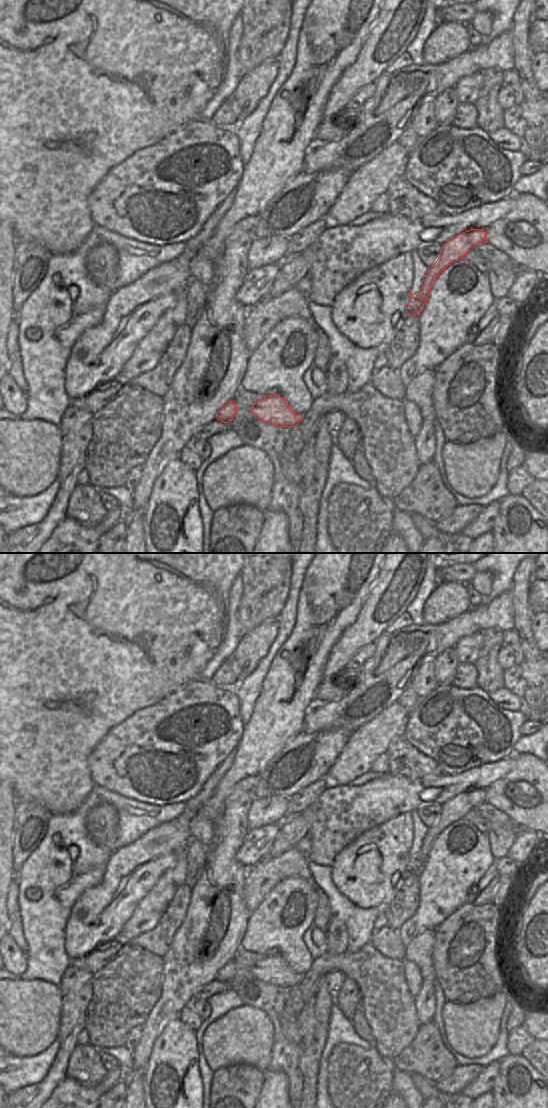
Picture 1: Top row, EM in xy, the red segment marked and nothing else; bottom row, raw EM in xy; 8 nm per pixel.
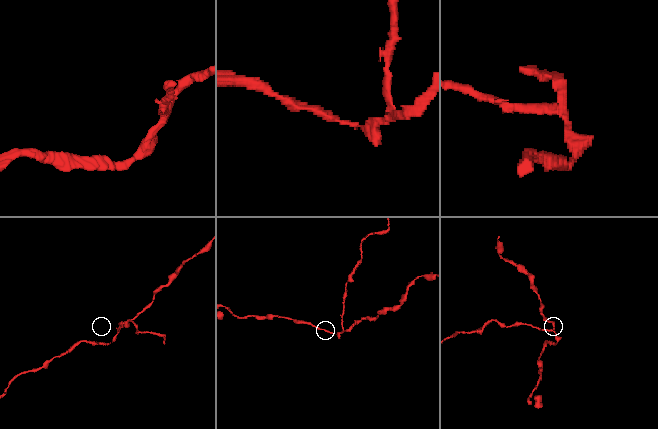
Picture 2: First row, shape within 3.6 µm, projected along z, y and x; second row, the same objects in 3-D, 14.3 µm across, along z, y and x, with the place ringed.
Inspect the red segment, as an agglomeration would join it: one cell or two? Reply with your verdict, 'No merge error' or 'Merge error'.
Merge error.

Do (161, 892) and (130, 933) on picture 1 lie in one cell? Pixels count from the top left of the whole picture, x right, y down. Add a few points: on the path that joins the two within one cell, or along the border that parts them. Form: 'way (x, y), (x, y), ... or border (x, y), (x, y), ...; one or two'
way (154, 902), (148, 912), (137, 923); one

